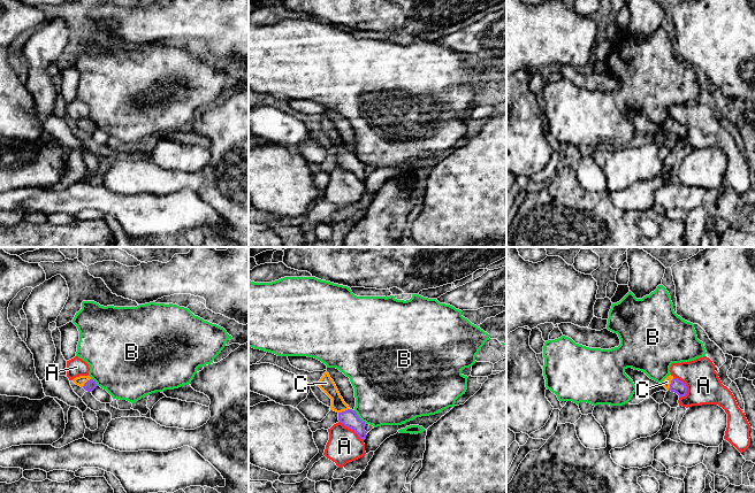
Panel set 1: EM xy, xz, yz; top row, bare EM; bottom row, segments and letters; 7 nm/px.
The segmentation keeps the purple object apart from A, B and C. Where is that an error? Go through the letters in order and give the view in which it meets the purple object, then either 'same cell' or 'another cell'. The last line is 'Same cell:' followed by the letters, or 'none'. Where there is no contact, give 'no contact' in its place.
A: yz | another cell
B: xz | another cell
C: yz | same cell
Same cell: C

